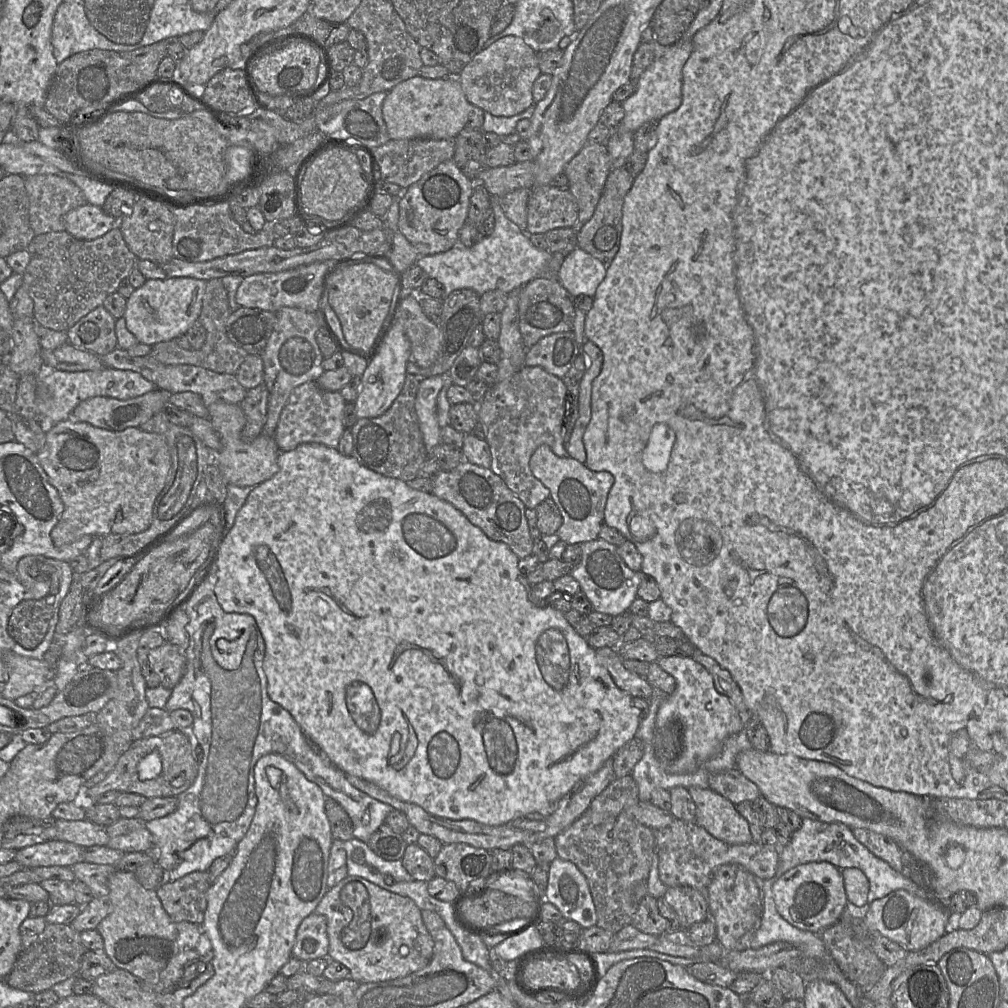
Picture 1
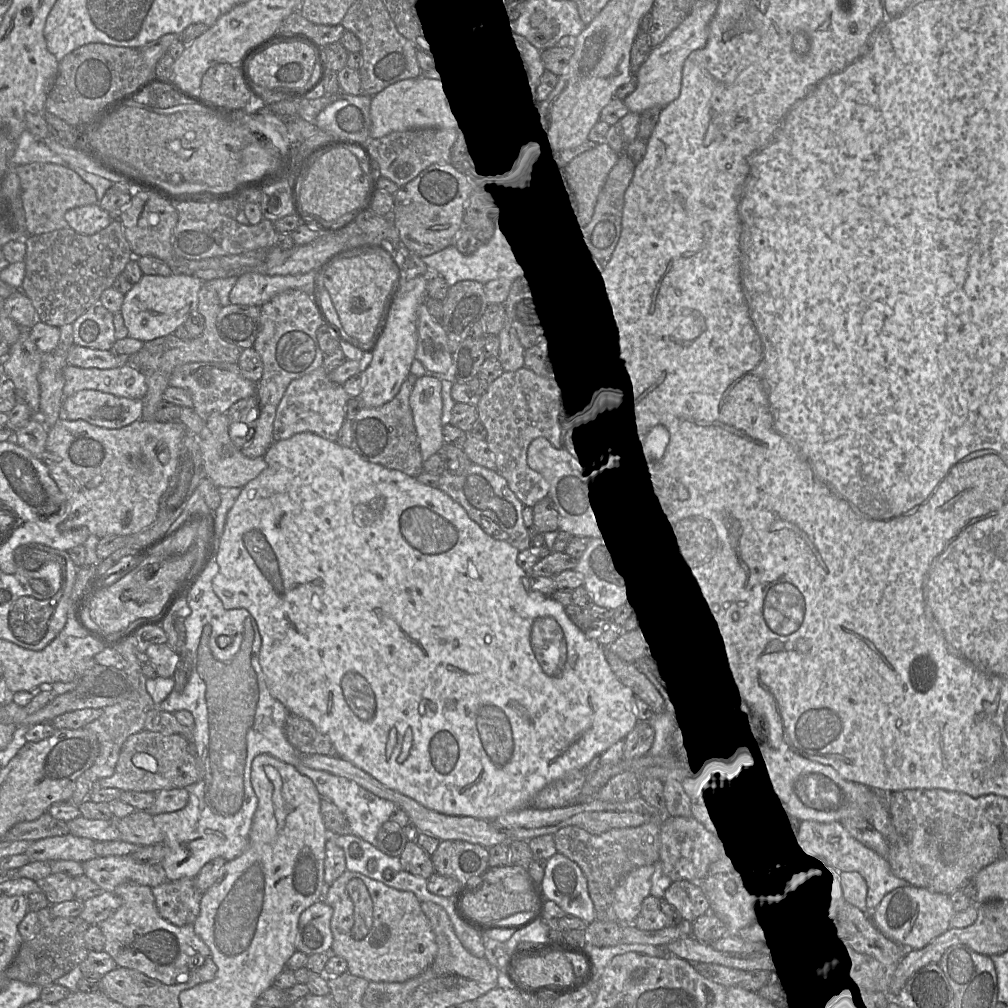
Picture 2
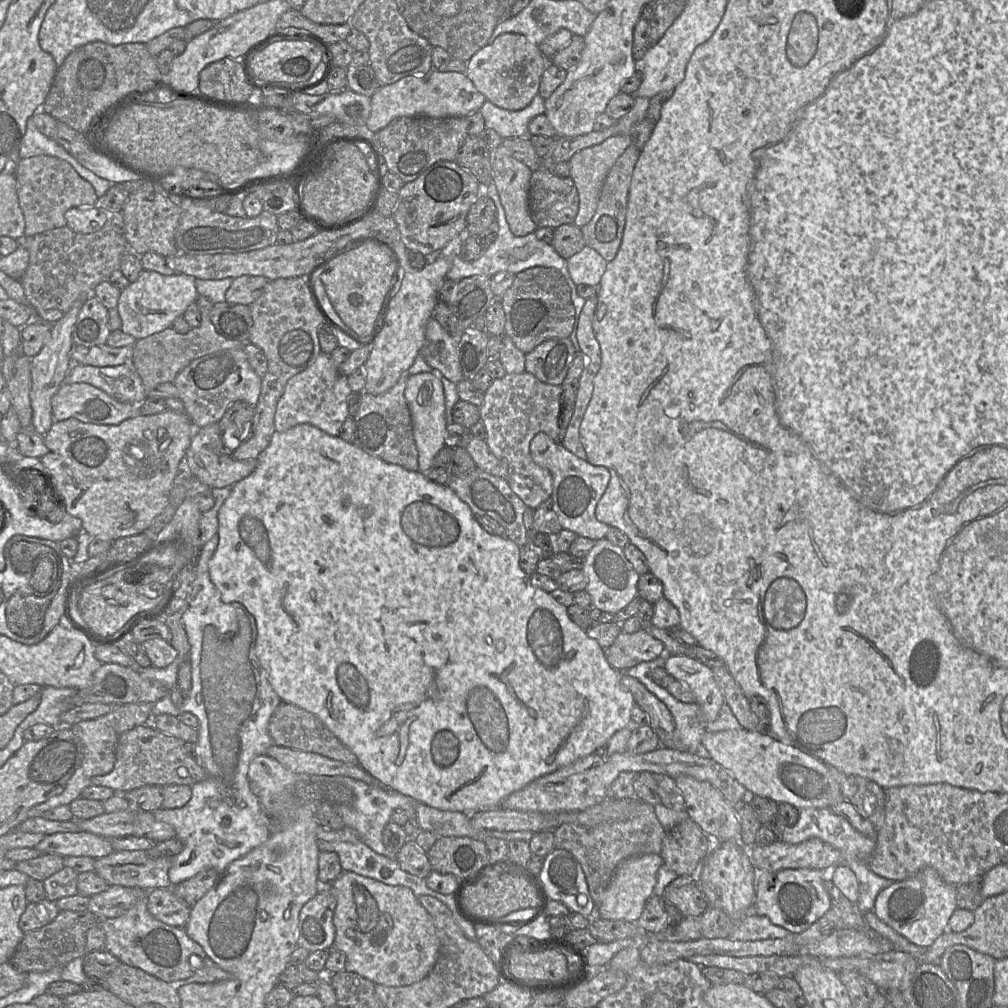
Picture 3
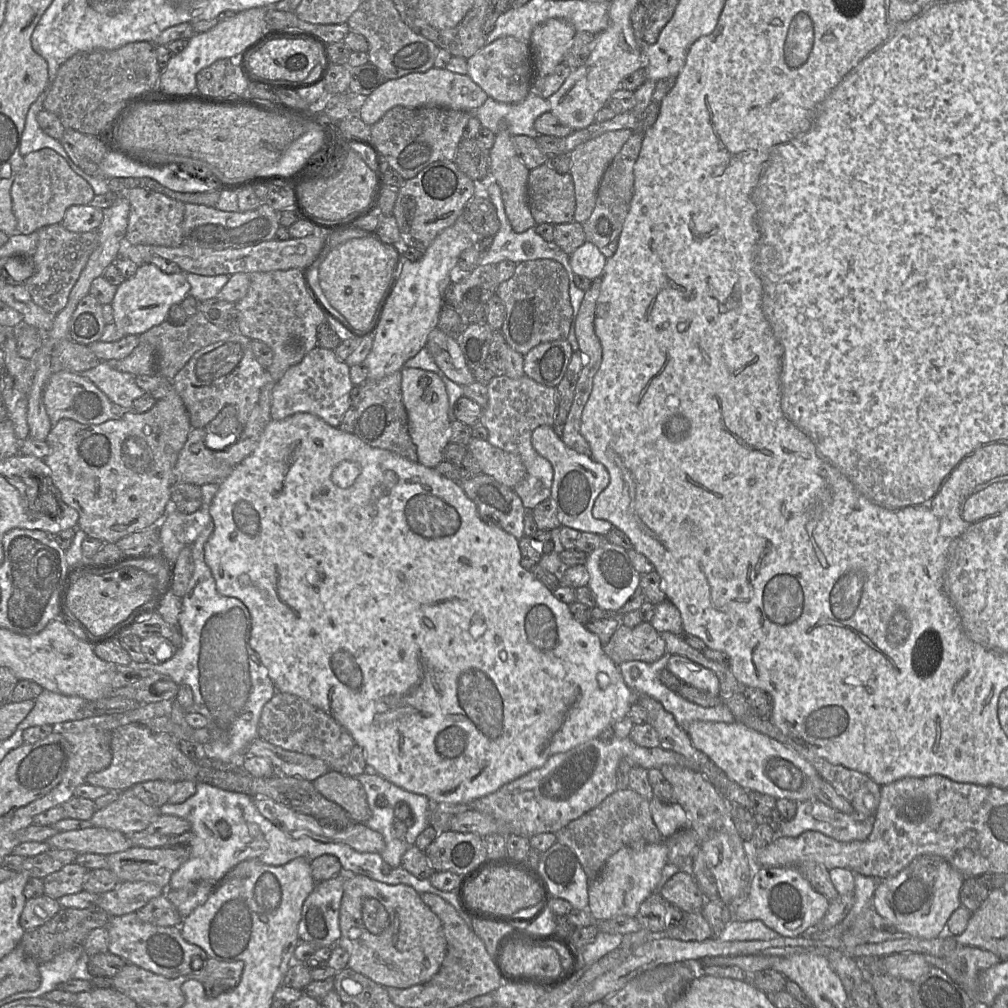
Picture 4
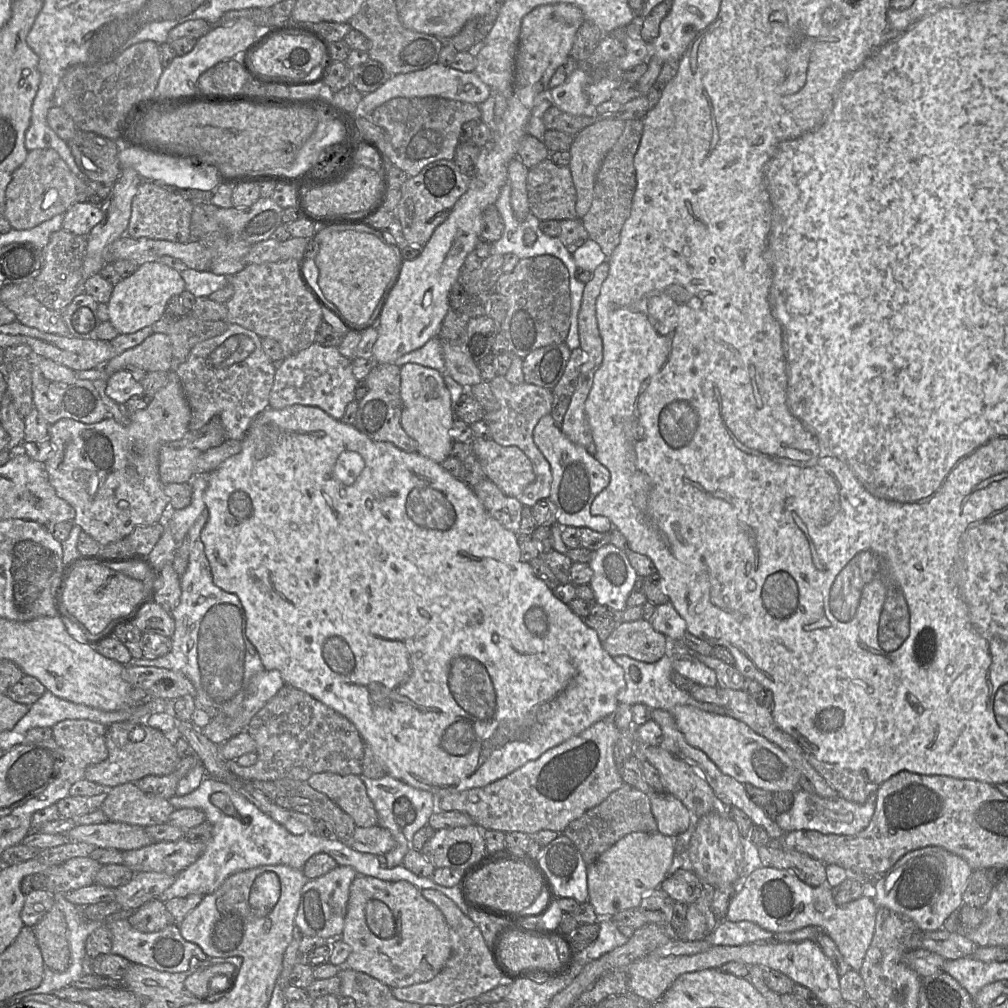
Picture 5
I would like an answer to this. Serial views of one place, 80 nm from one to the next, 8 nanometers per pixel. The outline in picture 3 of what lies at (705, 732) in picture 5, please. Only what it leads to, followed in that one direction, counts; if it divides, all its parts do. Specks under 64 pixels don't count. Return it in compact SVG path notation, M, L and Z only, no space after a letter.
M745 729L706 732L702 736L702 747L708 757L724 767L746 788L749 795L768 798L777 804L791 804L797 809L830 808L844 800L839 784L831 777L825 763L793 746L781 743L768 733Z

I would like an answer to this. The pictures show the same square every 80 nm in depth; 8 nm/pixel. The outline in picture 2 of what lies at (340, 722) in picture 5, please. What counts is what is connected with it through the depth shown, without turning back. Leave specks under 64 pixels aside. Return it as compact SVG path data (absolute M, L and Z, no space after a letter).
M290 713L284 731L289 743L302 755L337 756L331 740L303 717Z

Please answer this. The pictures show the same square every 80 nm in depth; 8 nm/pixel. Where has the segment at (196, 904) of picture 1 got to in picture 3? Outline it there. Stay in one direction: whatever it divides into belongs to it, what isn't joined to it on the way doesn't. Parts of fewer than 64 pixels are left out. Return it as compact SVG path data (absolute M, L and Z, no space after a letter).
M171 885L168 888L150 890L147 894L147 909L155 919L167 925L185 929L192 906L177 897Z

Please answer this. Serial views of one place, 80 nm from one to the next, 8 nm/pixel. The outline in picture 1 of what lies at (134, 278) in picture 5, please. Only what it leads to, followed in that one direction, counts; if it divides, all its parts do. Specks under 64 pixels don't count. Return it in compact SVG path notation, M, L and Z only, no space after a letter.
M189 277L147 279L126 301L127 329L139 343L153 346L186 334L199 319L207 281Z

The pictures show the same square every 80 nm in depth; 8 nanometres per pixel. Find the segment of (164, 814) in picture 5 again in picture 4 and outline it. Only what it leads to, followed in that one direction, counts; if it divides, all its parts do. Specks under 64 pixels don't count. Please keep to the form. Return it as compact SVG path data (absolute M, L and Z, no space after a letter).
M129 789L119 792L114 802L97 810L90 821L92 827L116 830L130 836L145 830L160 815L160 808L145 804Z

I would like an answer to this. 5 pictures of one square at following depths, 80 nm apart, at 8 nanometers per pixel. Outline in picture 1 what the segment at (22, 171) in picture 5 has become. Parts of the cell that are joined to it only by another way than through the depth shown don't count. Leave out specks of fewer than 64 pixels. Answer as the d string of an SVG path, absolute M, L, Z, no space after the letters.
M54 174L25 177L29 198L29 224L35 235L64 231L64 215L87 203L82 190Z

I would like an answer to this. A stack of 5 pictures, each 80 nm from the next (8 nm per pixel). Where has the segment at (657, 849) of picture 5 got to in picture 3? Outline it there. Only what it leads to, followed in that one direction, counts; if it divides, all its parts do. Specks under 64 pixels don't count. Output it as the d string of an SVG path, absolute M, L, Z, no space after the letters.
M644 854L623 860L616 868L607 888L601 894L601 903L596 906L596 917L607 920L624 920L636 923L640 918L647 899L653 895L658 869L664 864L660 854Z

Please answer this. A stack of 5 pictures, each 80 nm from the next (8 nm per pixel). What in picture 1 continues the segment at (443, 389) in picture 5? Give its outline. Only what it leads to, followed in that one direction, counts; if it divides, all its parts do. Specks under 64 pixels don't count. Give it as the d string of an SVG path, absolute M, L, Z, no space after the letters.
M441 375L421 379L415 400L415 410L427 451L441 443L437 398L444 385Z

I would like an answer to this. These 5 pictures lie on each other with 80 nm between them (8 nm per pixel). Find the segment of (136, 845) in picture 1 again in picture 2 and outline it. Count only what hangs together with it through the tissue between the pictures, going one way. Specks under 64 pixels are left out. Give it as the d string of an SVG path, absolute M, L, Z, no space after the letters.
M135 810L117 822L120 840L138 846L164 843L164 834L147 811Z

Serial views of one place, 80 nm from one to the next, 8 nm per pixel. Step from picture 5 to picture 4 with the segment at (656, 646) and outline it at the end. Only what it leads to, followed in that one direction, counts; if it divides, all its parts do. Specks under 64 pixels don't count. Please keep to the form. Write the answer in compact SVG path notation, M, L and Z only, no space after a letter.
M644 621L635 627L620 624L603 650L617 665L635 660L653 663L667 653L660 633Z

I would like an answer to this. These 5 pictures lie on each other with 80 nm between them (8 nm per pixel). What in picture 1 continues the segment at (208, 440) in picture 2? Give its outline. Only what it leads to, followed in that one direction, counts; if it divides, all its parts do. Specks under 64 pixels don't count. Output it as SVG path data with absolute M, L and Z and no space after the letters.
M215 402L209 407L210 421L220 436L222 449L213 452L210 463L216 463L228 484L239 487L257 486L279 471L278 456L281 451L275 438L260 434L251 442L244 442L241 432L246 424L245 414L239 404Z

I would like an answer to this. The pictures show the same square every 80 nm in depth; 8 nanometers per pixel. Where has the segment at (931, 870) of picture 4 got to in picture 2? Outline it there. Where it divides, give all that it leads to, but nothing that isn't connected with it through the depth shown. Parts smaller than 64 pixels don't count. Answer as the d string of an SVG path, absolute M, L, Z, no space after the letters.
M908 884L886 894L874 909L872 920L886 937L903 946L906 950L919 950L952 928L950 924L955 913L949 895Z

